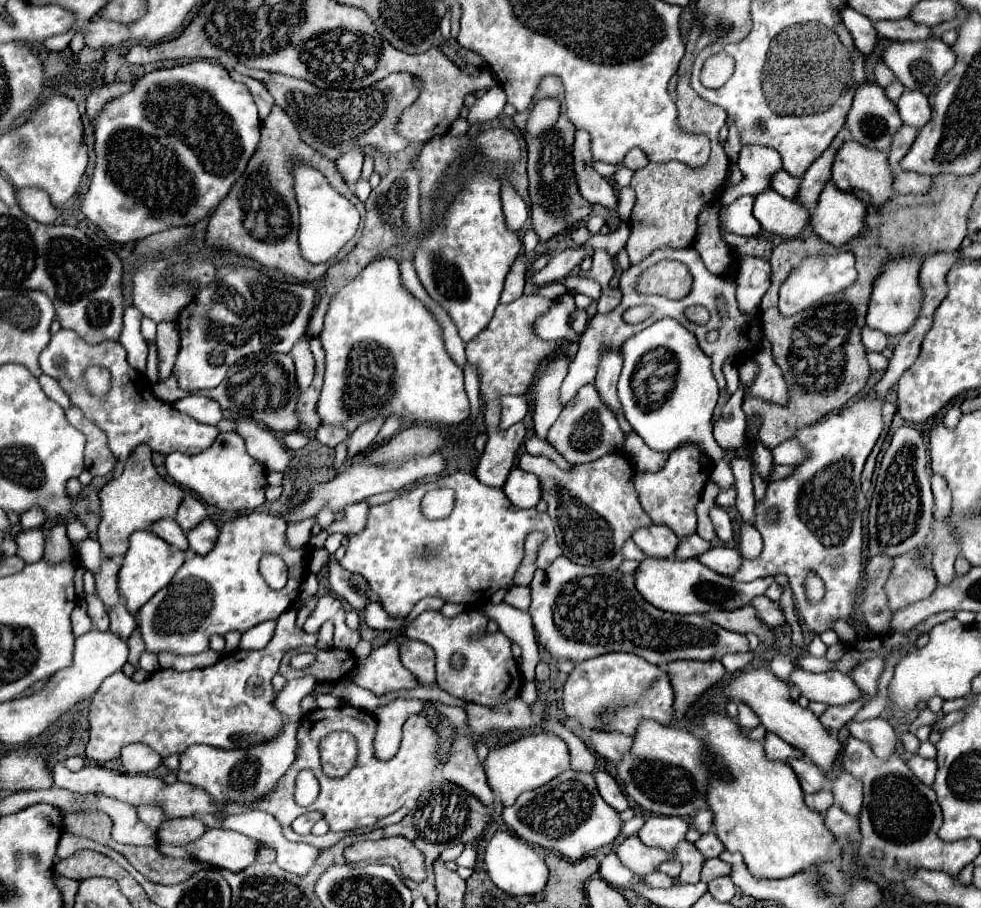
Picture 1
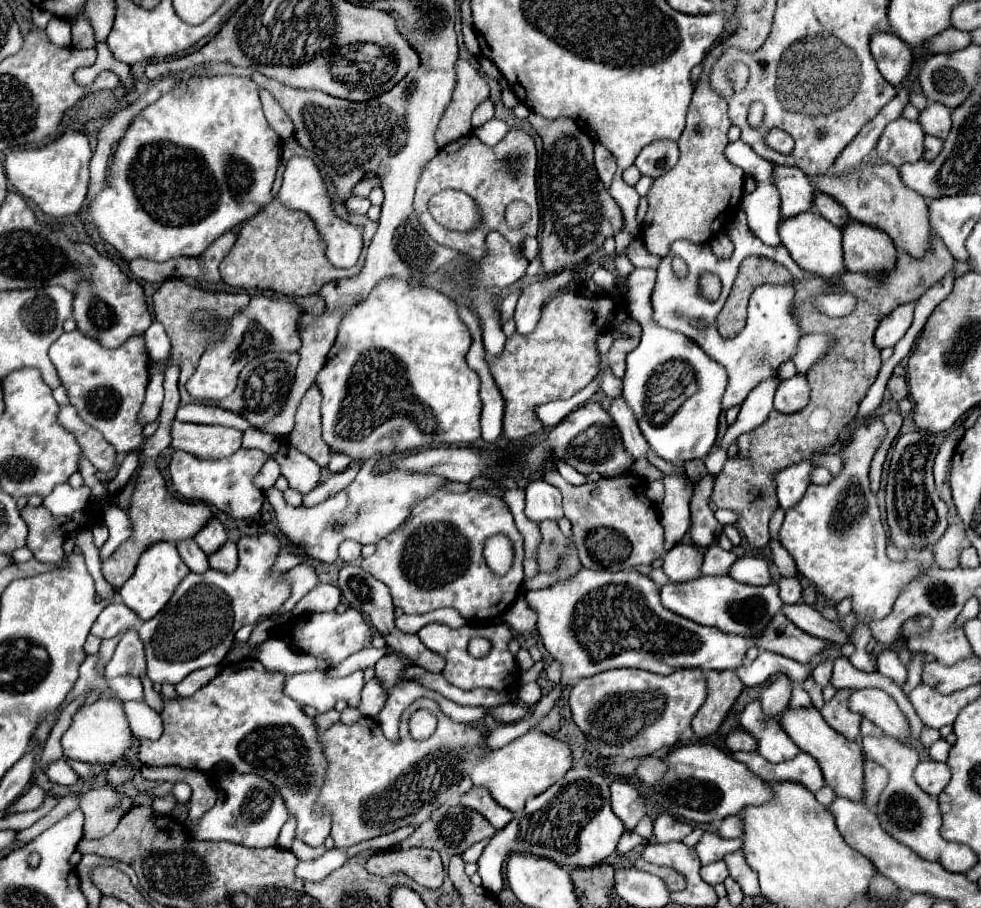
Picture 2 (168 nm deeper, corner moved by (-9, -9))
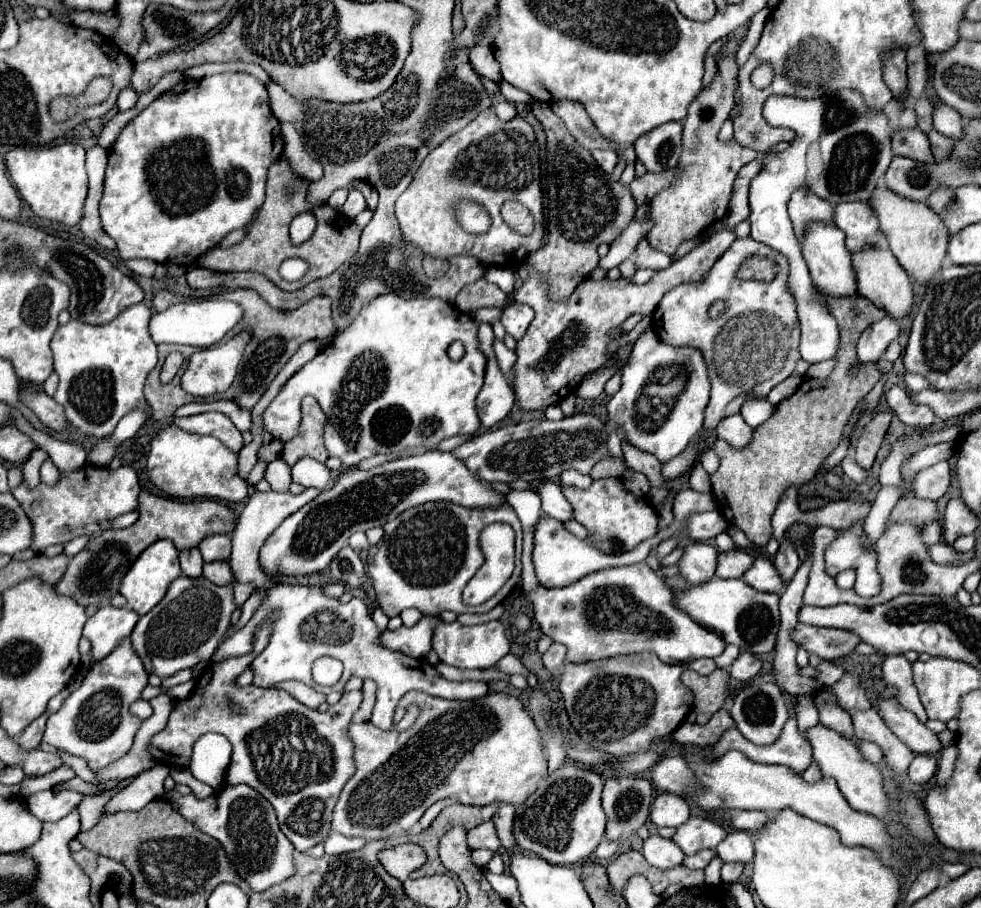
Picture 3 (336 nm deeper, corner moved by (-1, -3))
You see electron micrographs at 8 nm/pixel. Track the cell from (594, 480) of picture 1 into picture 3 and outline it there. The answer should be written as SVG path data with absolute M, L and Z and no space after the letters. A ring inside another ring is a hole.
M621 478L593 480L591 488L587 490L577 490L561 484L561 492L573 506L573 518L587 528L587 540L601 552L629 552L637 548L643 540L657 534L657 512L651 508L651 504L647 504L645 498L637 498L633 492L629 492Z

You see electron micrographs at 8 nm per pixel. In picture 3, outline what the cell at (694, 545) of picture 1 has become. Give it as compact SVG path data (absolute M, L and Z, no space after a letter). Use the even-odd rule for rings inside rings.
M739 548L729 552L719 552L715 574L719 578L741 578L745 568L749 568L751 562L753 562L753 556Z

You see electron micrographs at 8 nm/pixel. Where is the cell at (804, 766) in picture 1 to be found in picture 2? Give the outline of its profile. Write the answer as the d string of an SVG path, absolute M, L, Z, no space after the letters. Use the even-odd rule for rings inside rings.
M733 752L731 756L739 762L745 762L749 770L753 770L767 782L783 782L783 780L797 782L803 784L809 792L817 792L825 784L817 760L805 752L799 752L797 758L785 760L781 764L771 764L757 752Z

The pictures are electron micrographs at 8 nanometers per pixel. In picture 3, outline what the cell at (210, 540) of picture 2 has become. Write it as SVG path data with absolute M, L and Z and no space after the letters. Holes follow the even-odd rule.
M209 534L201 544L199 550L205 562L213 560L229 560L231 556L231 538L225 534Z

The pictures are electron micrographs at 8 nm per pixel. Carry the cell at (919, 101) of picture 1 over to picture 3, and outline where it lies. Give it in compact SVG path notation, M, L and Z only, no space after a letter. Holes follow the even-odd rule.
M945 104L935 106L933 110L933 126L937 132L949 138L961 138L961 114Z

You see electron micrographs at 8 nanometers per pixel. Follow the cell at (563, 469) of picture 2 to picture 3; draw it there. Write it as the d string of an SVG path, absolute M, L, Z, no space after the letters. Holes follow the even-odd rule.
M567 470L567 472L561 472L561 482L567 484L567 486L573 486L573 488L581 488L583 490L583 488L589 488L589 484L593 480L587 474L579 474L579 472Z

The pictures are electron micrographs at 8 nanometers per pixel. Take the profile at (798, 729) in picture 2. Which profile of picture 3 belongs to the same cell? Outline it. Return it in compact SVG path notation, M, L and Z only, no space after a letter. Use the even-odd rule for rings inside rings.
M817 724L815 728L809 728L805 732L805 736L813 746L813 762L819 766L823 778L835 778L841 794L847 798L847 802L855 810L859 810L859 812L863 810L863 812L873 814L883 820L889 810L889 802L887 802L887 794L883 790L881 772L861 756L855 742L851 742L849 738L843 738L837 732L831 732L829 728L825 728L821 724Z

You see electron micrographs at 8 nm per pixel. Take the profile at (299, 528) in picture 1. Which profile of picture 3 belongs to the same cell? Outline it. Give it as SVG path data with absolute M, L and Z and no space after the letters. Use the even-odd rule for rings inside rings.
M235 582L235 600L239 606L243 606L243 602L249 598L249 594L253 592L253 584L241 584L241 582Z

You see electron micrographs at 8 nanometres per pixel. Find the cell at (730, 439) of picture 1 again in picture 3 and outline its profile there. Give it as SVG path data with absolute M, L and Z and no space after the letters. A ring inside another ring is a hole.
M697 460L697 464L693 464L691 472L689 472L689 484L693 490L699 492L711 492L711 482L709 482L709 474L701 468L701 462Z

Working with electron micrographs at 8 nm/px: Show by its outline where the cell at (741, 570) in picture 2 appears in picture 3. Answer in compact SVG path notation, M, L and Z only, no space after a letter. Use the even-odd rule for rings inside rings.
M755 558L755 562L743 574L743 582L761 590L761 592L763 590L765 592L781 592L785 586L785 584L781 584L773 562L769 562L765 558Z

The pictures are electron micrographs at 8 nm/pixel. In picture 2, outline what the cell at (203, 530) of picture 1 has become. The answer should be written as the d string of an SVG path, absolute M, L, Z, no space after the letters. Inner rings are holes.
M233 542L223 544L223 548L219 548L219 552L209 556L209 564L213 570L221 570L221 572L233 572L237 568L237 550Z

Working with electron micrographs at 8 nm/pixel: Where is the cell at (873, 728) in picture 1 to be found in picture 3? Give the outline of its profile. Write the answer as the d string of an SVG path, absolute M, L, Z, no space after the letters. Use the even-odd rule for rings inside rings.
M845 674L839 682L835 682L833 692L837 694L839 704L845 710L869 710L871 700L867 698L865 690L861 688L859 680L853 674Z

